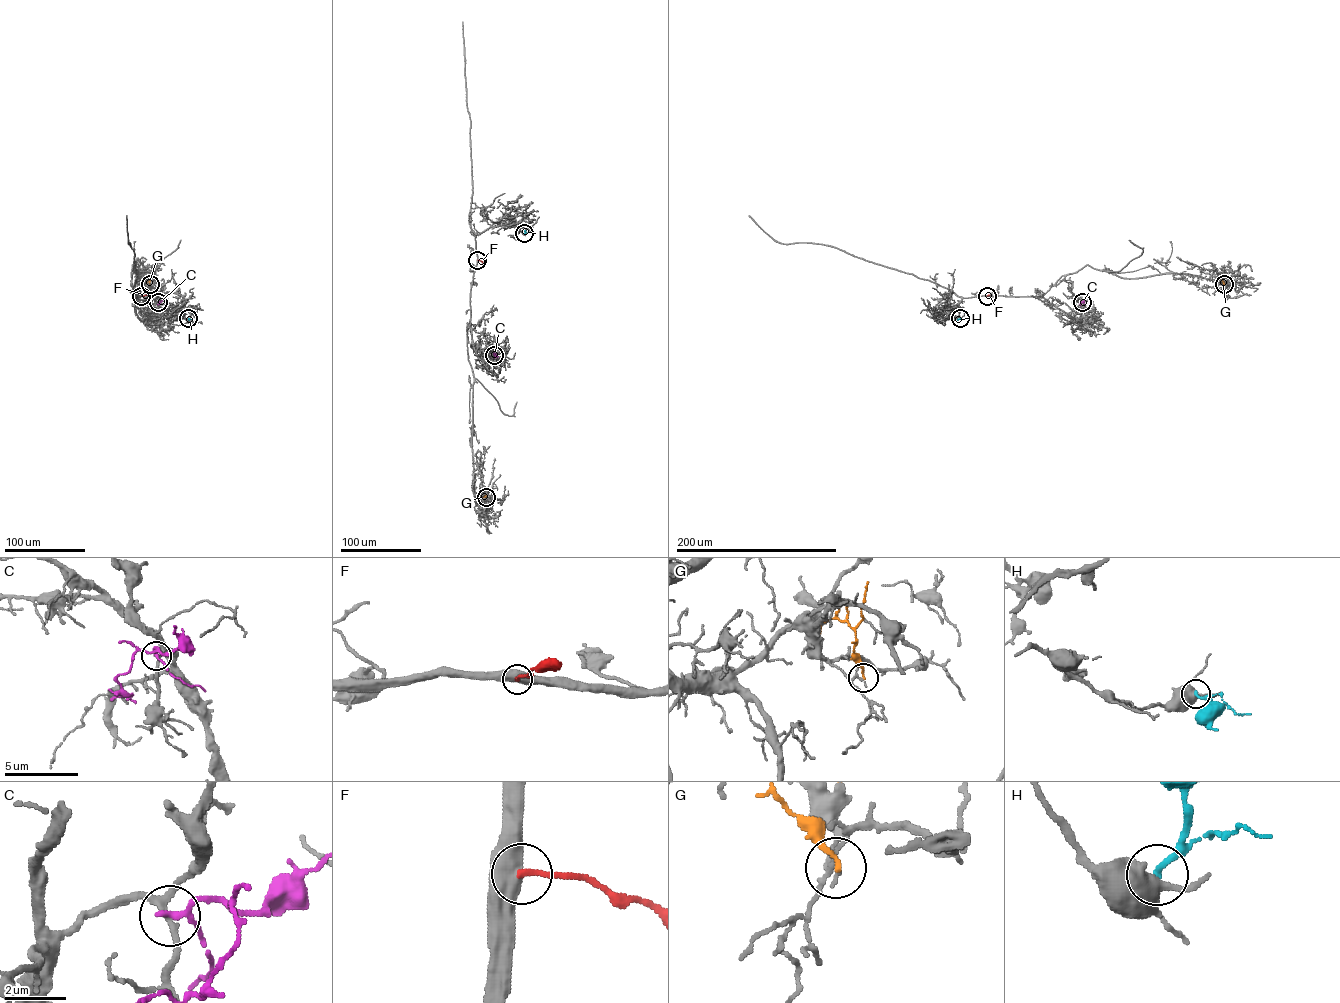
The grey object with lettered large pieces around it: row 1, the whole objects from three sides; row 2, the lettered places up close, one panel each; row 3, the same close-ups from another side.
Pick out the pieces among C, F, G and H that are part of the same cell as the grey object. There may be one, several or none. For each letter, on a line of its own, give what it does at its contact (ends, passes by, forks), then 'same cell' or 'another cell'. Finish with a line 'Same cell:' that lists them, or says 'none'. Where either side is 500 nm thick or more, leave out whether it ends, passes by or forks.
C: it passes by; another cell
F: another cell
G: it ends; another cell
H: it ends; another cell
Same cell: none

